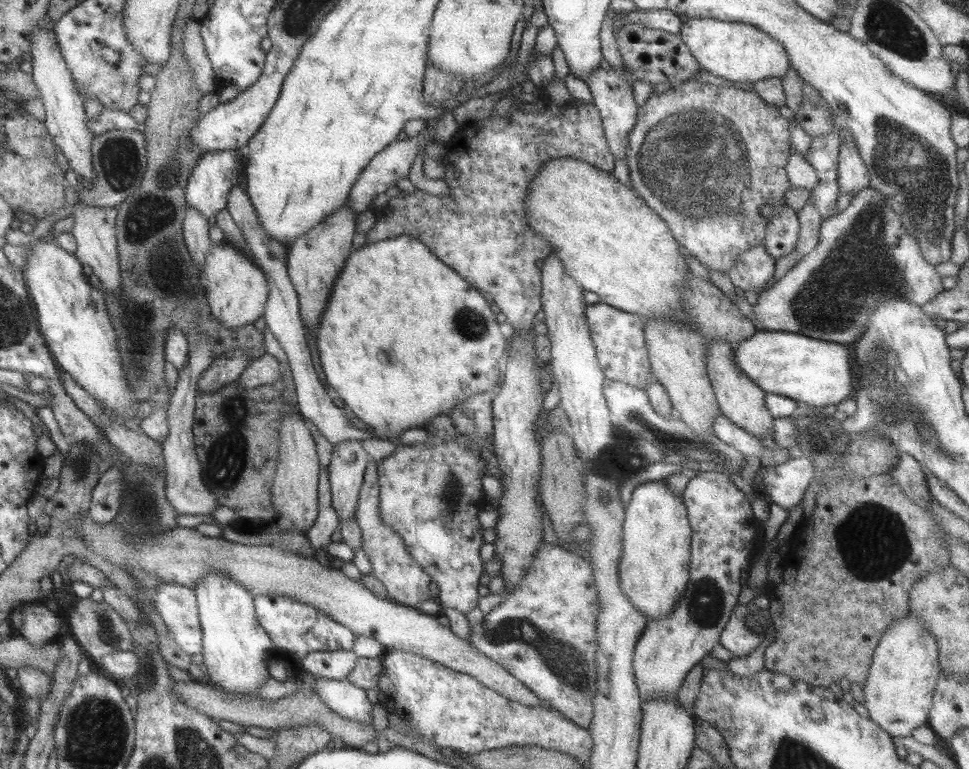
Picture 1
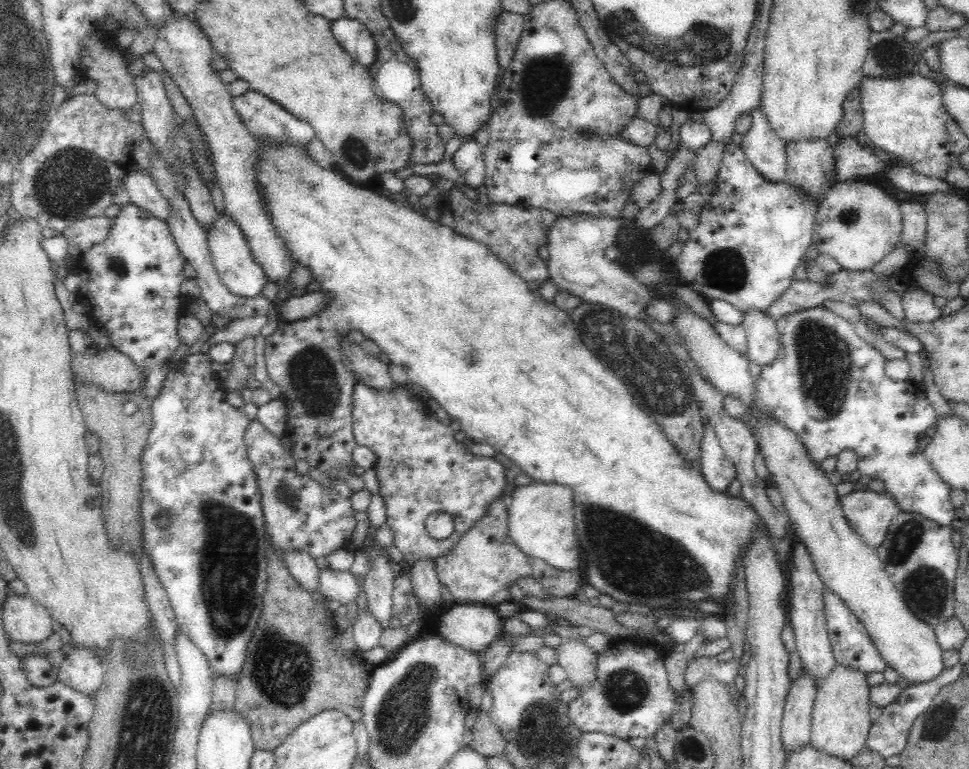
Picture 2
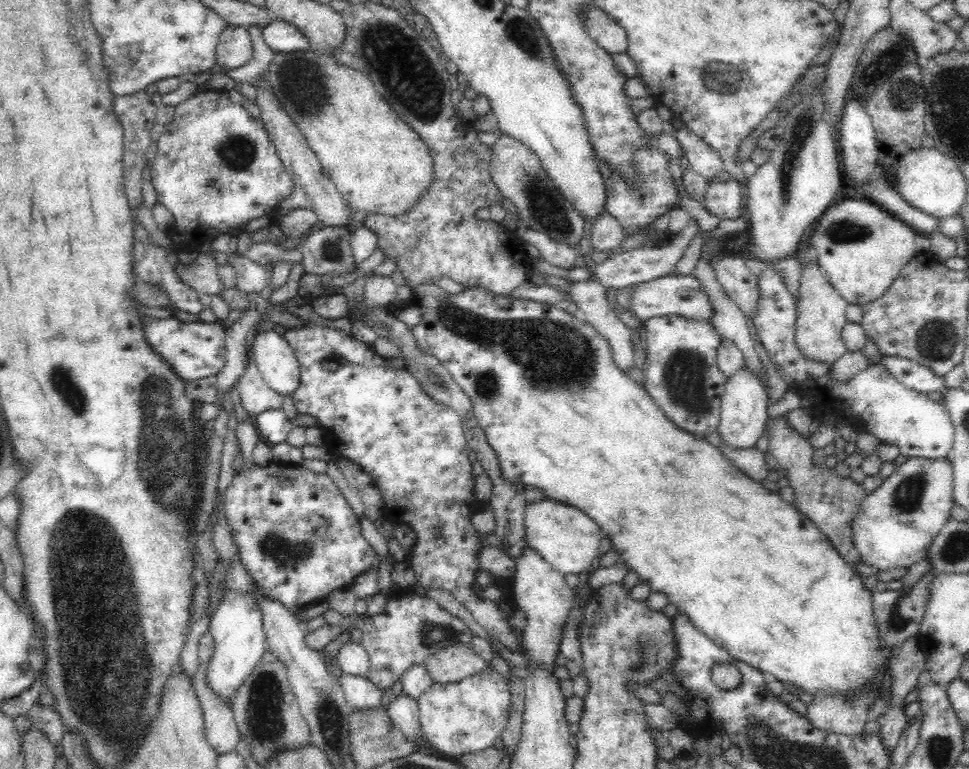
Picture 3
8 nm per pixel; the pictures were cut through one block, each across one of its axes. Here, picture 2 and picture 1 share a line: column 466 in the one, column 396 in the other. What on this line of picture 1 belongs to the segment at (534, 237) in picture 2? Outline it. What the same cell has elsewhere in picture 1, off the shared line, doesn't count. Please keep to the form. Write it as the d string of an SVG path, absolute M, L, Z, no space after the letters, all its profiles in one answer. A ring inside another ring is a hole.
M541 90L539 99L536 102L520 102L511 108L509 113L505 113L503 117L493 117L493 110L489 116L479 122L471 123L467 126L461 126L457 131L453 141L447 145L447 148L450 149L451 153L448 153L444 160L444 178L441 178L449 189L449 197L439 197L433 196L432 194L427 194L426 192L421 192L420 190L414 189L413 193L405 193L399 191L398 195L393 198L387 198L385 203L385 208L379 208L375 210L375 223L374 226L365 233L366 242L375 242L379 240L385 240L389 237L399 236L401 234L407 234L420 240L430 252L437 257L442 264L452 268L463 280L467 281L467 284L470 284L471 287L476 288L477 290L483 290L483 292L488 292L492 298L494 304L497 305L500 312L506 316L506 322L511 326L512 333L506 337L506 348L505 352L508 351L508 344L510 343L510 338L513 335L522 335L526 333L529 329L532 328L531 320L533 315L540 309L540 268L535 265L537 261L544 261L546 257L549 256L550 246L548 245L547 239L542 239L541 237L536 237L534 230L529 226L529 223L526 223L526 194L528 193L528 188L530 187L530 182L536 177L535 171L538 167L541 167L542 164L554 160L554 158L576 158L577 160L582 160L587 164L592 164L595 168L600 168L601 170L611 172L613 168L613 156L610 153L607 139L604 135L604 130L602 122L600 120L597 108L595 108L590 102L585 103L585 105L575 105L572 102L567 104L558 103L547 97L545 91Z

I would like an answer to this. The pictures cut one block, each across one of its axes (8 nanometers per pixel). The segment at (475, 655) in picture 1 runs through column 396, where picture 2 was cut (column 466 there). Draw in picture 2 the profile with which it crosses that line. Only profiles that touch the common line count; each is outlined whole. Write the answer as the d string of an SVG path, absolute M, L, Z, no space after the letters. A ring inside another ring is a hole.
M459 603L438 615L438 634L448 642L482 654L503 631L497 608Z

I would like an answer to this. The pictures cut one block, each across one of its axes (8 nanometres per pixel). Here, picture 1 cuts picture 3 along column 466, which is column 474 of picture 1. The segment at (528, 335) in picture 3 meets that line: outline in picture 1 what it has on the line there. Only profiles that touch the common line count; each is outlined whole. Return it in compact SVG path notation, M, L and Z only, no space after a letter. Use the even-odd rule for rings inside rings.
M401 234L385 240L365 243L359 249L350 251L342 271L334 280L325 310L318 320L316 346L326 384L332 393L338 393L342 404L348 407L355 418L367 426L368 432L372 432L374 438L395 441L403 430L407 432L408 428L420 428L420 426L426 428L428 422L439 414L449 416L452 408L468 396L478 392L496 391L495 386L500 380L502 361L505 356L506 337L501 334L500 324L495 321L495 315L479 291L467 284L467 281L452 268L442 264L420 240Z

